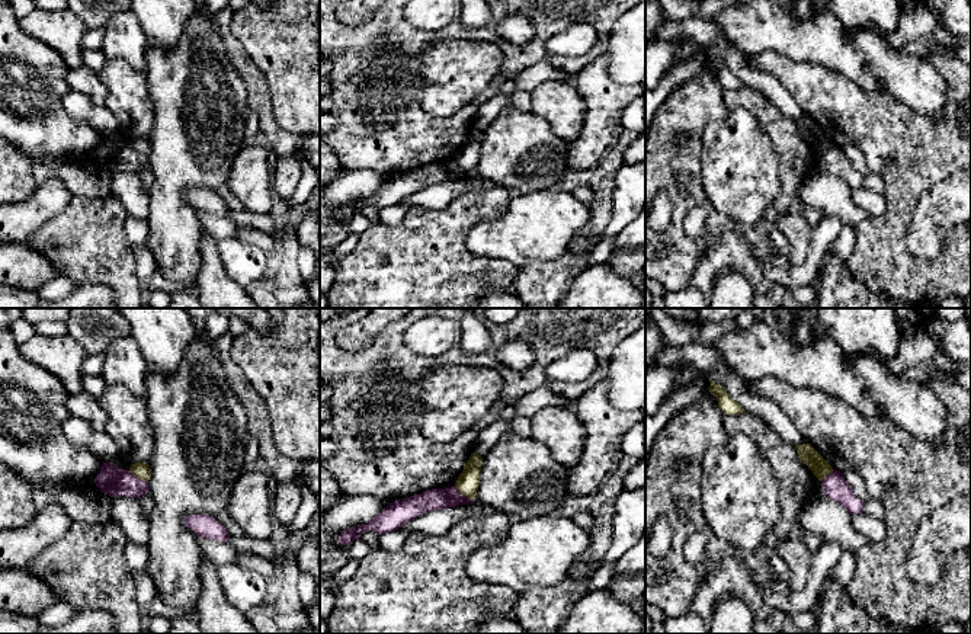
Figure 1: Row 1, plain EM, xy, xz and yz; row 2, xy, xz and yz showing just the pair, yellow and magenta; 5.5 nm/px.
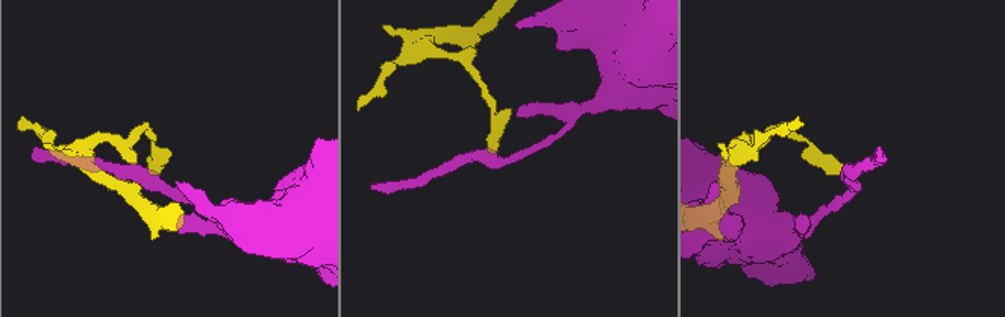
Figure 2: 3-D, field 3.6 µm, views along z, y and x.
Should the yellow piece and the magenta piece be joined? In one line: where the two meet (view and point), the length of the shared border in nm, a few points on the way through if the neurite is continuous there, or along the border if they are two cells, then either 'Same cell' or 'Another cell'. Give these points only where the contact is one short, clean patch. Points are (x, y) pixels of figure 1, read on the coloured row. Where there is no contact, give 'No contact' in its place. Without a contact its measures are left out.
Touches yellow at xz (464, 495). Shared border 140 nm. Boundary: xz (454, 486), (462, 495), (474, 499). Another cell

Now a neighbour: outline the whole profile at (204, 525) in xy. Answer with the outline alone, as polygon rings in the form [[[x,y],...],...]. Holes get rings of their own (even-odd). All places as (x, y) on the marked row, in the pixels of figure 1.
[[[188,515],[185,525],[201,538],[228,542],[230,534],[224,525],[211,515]]]

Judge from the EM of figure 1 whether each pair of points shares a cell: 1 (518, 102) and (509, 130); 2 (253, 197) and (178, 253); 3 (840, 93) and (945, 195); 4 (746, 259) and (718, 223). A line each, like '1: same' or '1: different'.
1: different
2: different
3: different
4: different

